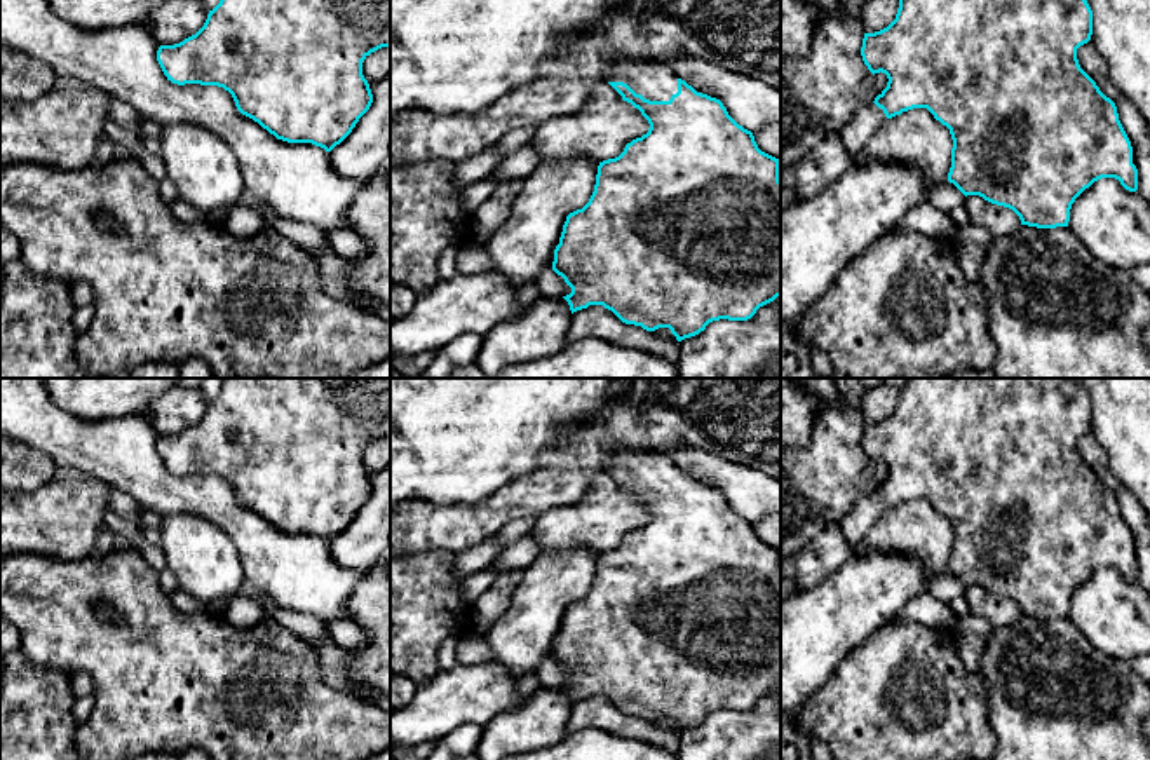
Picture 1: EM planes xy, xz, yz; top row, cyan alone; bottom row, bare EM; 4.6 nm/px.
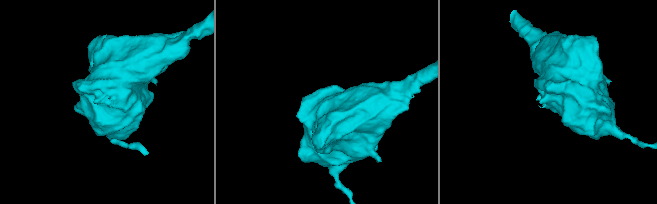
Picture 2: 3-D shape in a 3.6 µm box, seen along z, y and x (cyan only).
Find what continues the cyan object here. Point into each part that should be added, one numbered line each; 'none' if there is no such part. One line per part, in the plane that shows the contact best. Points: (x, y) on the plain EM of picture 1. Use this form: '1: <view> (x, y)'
1: xz (654, 471)

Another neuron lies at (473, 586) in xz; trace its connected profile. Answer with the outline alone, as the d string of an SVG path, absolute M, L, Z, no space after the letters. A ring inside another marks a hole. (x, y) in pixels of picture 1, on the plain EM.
M491 565L481 572L476 572L476 573L462 579L462 584L460 584L462 598L469 605L472 605L483 593L488 591L488 587L495 582L497 575L498 575L498 572Z

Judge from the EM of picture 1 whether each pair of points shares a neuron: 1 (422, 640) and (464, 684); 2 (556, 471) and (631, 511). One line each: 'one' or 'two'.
1: two
2: two

